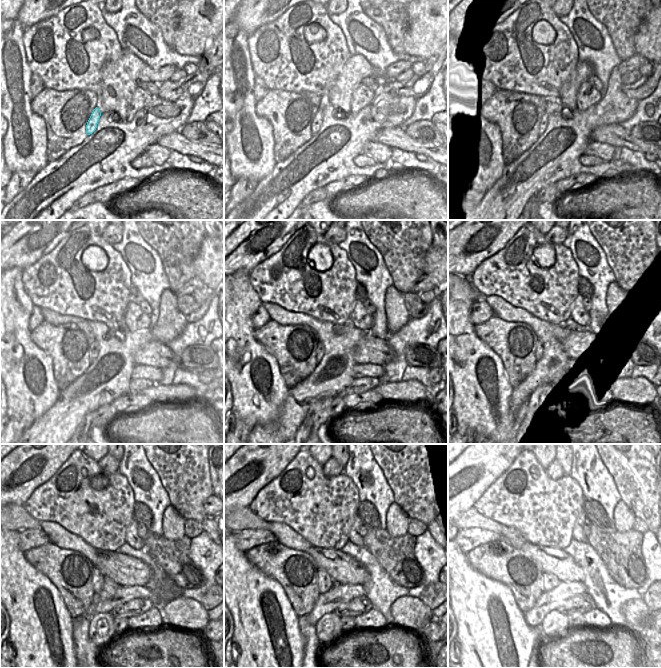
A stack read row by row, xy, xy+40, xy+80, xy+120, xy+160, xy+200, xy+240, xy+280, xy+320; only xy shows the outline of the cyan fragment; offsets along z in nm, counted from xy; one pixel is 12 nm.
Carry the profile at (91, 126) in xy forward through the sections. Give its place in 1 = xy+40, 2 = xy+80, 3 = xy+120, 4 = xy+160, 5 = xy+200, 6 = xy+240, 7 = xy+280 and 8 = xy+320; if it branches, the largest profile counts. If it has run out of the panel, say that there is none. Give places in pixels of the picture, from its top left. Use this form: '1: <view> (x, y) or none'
1: xy+40 (317, 121)
2: xy+80 (543, 123)
3: xy+120 (94, 350)
4: xy+160 (319, 351)
5: xy+200 (539, 352)
6: xy+240 (98, 578)
7: xy+280 (325, 582)
8: xy+320 (549, 581)

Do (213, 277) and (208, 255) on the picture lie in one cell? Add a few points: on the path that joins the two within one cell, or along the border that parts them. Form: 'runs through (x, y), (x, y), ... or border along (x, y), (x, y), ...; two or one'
runs through (213, 272), (213, 260); one

